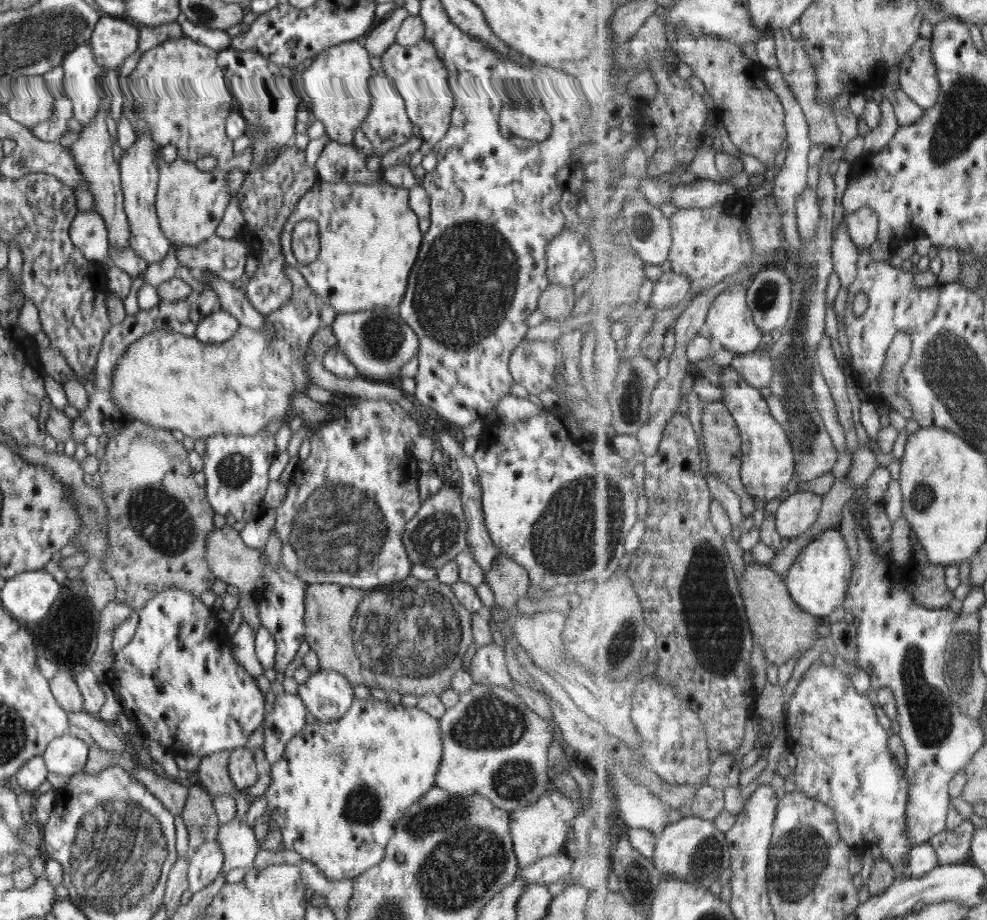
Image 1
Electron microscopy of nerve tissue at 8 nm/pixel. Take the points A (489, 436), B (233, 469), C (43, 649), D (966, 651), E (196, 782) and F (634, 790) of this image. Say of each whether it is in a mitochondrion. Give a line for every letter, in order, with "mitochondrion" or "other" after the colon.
A: other
B: mitochondrion
C: other
D: mitochondrion
E: other
F: other

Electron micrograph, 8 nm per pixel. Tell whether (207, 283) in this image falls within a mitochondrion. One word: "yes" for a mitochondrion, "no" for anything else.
no

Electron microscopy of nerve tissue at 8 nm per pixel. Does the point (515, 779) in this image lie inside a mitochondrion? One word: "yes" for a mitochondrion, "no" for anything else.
yes

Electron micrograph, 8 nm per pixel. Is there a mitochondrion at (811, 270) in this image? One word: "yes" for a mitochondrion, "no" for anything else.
yes

